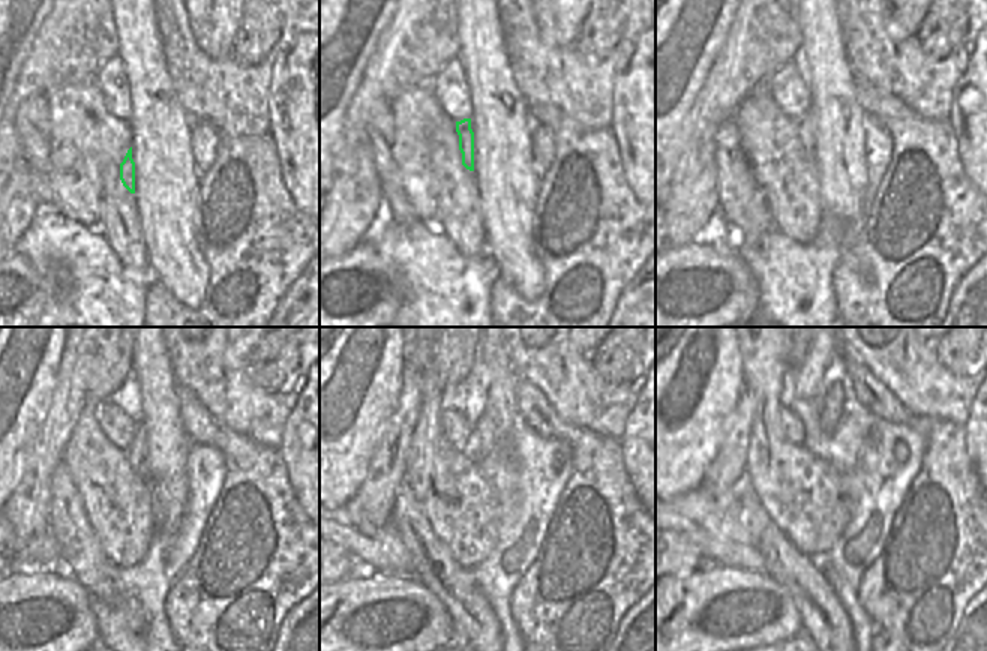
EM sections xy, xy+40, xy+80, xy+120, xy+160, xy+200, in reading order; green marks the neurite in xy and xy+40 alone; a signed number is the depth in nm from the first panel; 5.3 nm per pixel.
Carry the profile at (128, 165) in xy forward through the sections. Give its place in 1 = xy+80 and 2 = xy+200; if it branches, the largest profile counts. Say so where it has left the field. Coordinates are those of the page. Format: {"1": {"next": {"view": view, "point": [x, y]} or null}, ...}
{"1": {"next": {"view": "xy+80", "point": [806, 125]}}, "2": {"next": {"view": "xy+200", "point": [831, 411]}}}

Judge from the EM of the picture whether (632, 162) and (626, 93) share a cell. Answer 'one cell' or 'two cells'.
one cell

